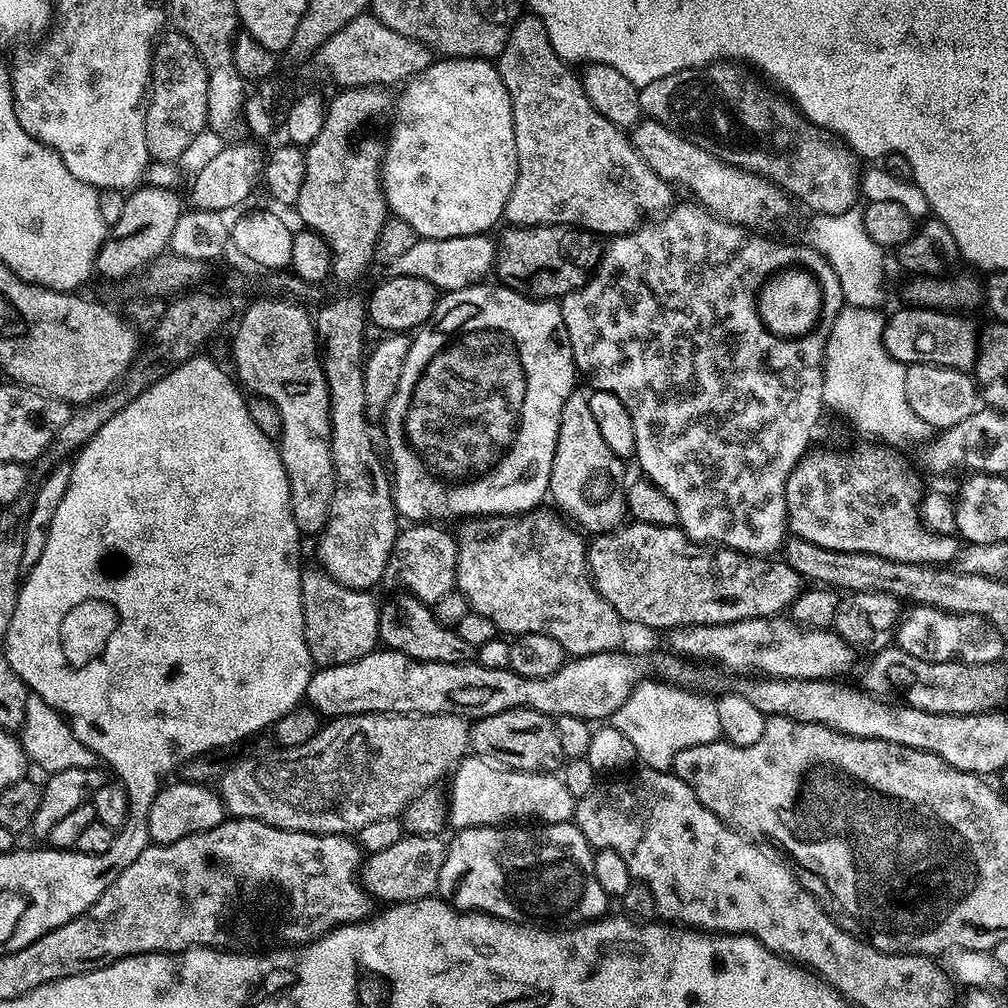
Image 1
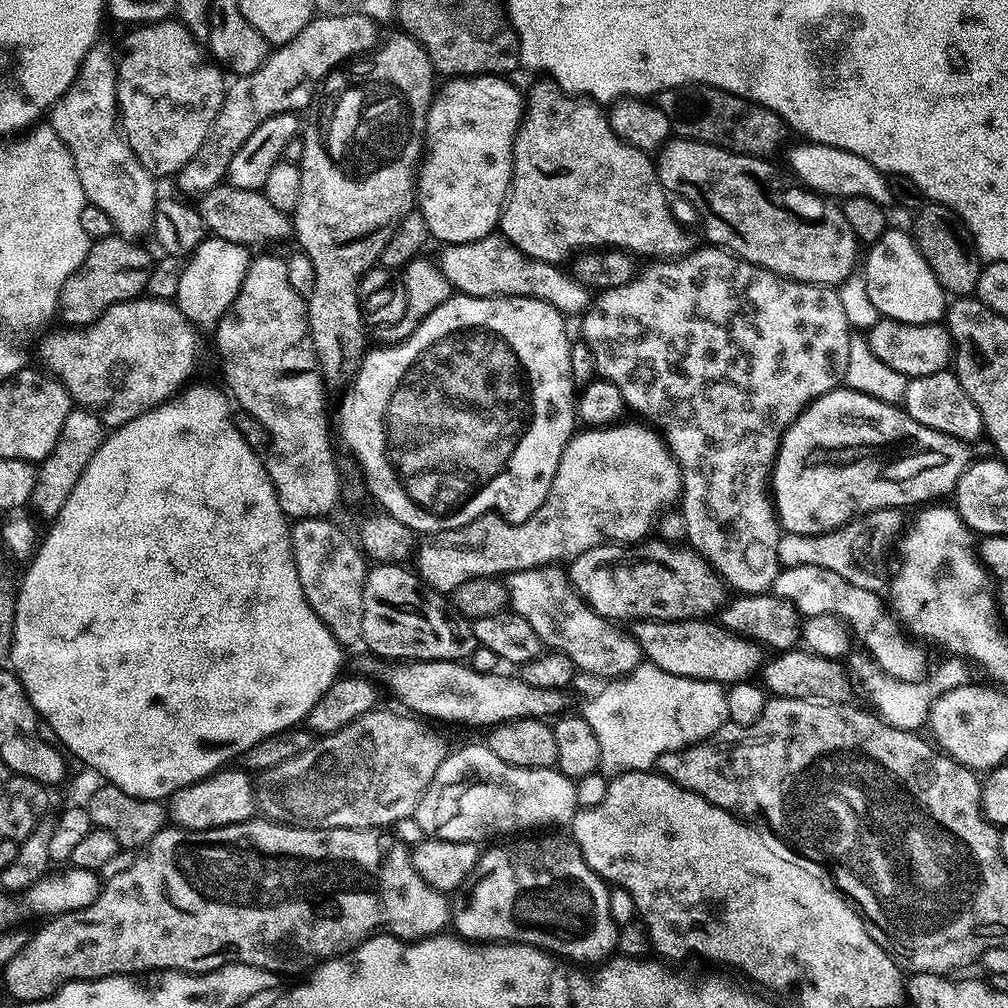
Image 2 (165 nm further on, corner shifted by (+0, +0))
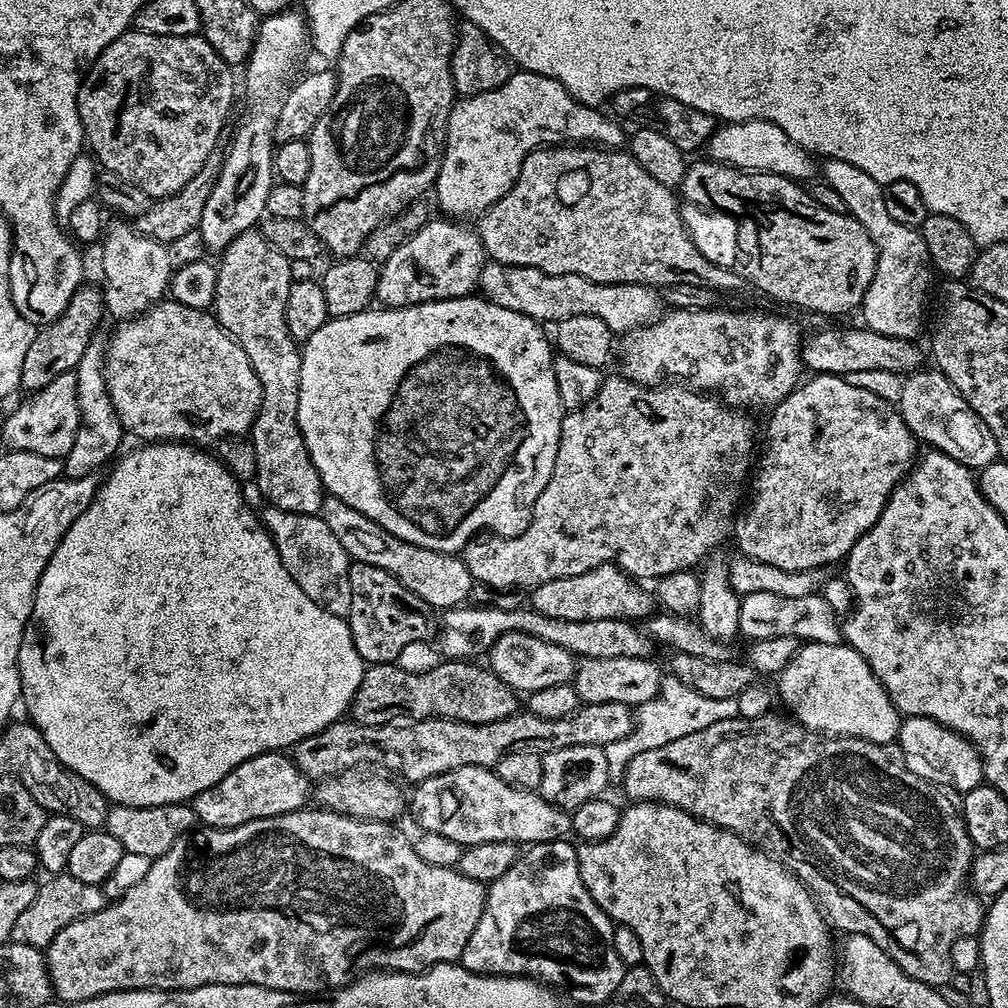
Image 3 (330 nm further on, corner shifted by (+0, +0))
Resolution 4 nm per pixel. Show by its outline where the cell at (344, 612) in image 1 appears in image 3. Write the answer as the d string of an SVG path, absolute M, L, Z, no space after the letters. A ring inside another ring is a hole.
M271 506L265 509L265 512L262 512L264 528L276 543L282 566L286 566L294 582L302 586L306 598L310 598L310 602L318 602L318 606L322 606L322 610L330 614L347 617L350 610L350 557L342 542L334 538L330 526L326 526L326 522L318 514L294 514Z

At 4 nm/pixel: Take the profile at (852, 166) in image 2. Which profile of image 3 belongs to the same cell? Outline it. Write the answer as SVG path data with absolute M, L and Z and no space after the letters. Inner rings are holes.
M738 120L721 123L708 140L706 152L720 164L729 164L731 168L740 168L744 172L769 172L797 182L813 179L812 153L794 143L786 134L786 130L782 130L782 126L774 126L774 122Z

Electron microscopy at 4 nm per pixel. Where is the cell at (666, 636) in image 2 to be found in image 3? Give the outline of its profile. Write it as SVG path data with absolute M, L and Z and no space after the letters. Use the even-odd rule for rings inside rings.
M461 606L450 608L443 613L438 620L438 632L440 628L440 648L448 658L468 660L480 658L494 646L498 638L507 632L521 632L522 634L534 634L534 638L542 638L542 642L552 642L554 646L562 646L562 650L572 653L577 658L598 658L609 660L610 658L645 658L648 651L654 648L653 641L645 634L643 627L637 626L630 620L615 620L614 618L598 618L590 622L566 622L562 618L546 618L546 614L535 612L530 606L521 606L514 610L498 610L487 606Z

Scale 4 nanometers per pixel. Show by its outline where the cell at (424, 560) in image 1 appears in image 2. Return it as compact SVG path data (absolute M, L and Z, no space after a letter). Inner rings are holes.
M628 423L610 424L607 428L585 427L584 432L577 431L571 436L562 450L562 458L558 462L550 490L542 506L534 510L529 520L510 524L499 515L489 514L479 516L465 528L455 528L425 539L428 541L425 544L423 541L414 553L414 564L420 567L420 579L441 594L451 594L470 578L504 578L513 572L556 566L561 562L571 562L586 550L600 544L639 545L645 539L643 536L654 528L661 513L668 510L663 508L671 504L673 507L679 501L684 483L680 477L680 463L672 456L664 437L647 423Z

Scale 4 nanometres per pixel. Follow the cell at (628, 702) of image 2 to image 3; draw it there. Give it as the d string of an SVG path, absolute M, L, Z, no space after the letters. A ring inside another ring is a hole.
M661 679L660 692L657 696L635 709L632 732L626 734L626 738L618 738L618 742L610 742L604 747L609 777L623 777L630 758L634 758L634 754L642 754L642 750L666 746L666 742L686 738L686 734L698 734L698 730L706 730L706 726L714 726L714 722L735 720L737 717L736 700L708 698L706 694L698 694L698 690L690 690L690 686L686 686L678 679Z

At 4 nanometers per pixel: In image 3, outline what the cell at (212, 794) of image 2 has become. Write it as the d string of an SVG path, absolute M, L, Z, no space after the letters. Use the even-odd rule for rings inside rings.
M283 751L263 752L230 770L214 786L192 797L190 803L204 828L233 828L258 818L298 812L310 800L310 780Z

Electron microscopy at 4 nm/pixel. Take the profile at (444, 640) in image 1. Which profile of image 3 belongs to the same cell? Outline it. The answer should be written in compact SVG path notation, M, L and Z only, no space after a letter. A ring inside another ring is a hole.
M353 563L349 567L348 577L350 578L350 610L346 619L350 634L354 638L354 646L364 659L365 665L390 664L399 661L401 659L399 656L411 644L426 639L431 628L433 631L434 620L428 617L430 615L428 605L422 598L418 598L418 594L406 590L406 586L402 586L402 582L398 582L398 578L394 578L386 570L369 564Z

